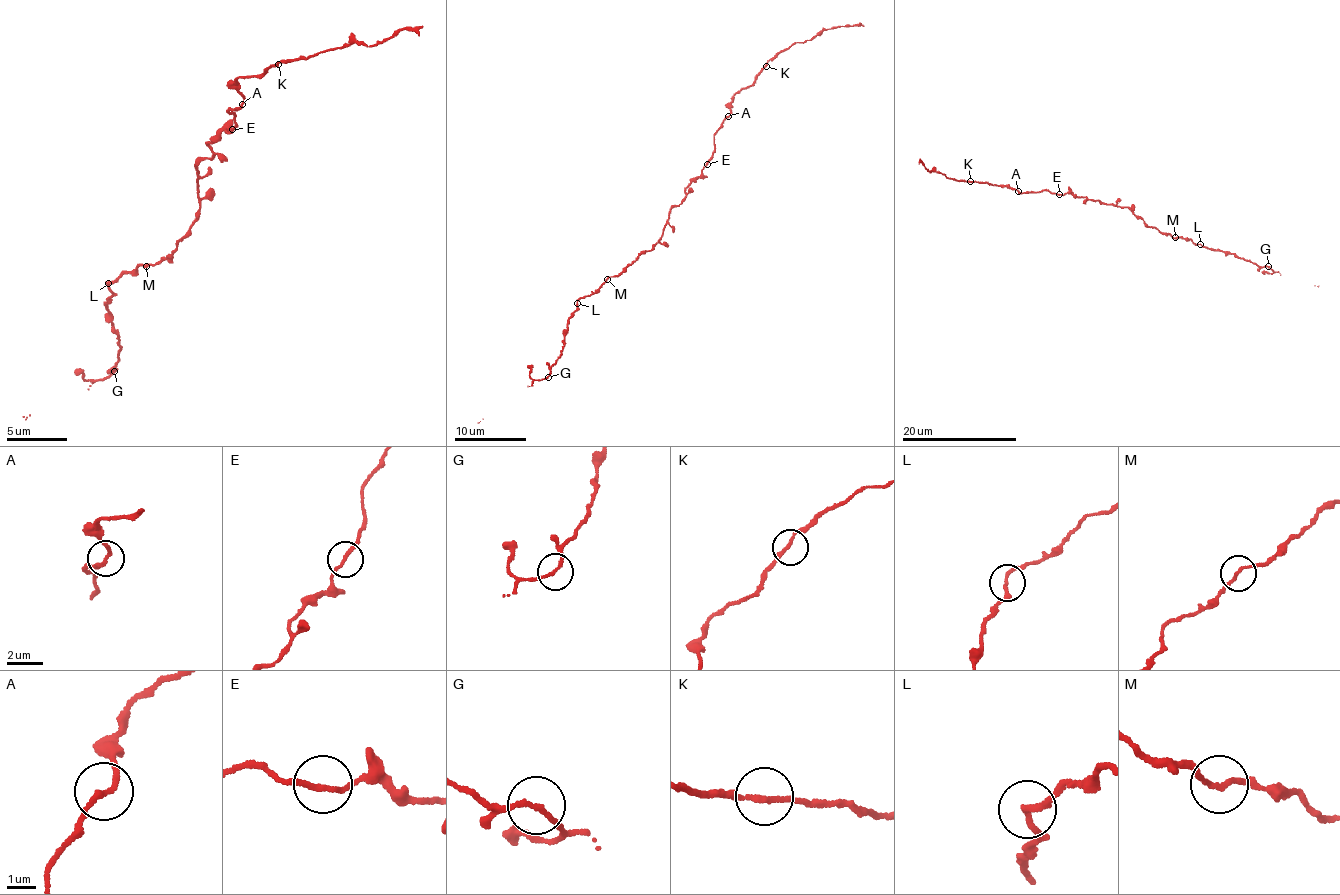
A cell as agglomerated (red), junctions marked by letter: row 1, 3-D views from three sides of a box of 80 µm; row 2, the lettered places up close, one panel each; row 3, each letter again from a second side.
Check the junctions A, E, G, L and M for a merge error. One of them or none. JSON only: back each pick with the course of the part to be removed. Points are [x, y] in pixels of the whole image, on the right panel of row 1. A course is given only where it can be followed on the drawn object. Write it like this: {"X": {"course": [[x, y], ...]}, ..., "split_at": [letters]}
{"split_at": []}

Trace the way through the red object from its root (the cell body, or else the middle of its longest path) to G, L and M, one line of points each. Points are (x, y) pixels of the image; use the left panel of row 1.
G: (197, 174), (198, 213), (173, 251), (107, 282), (112, 295), (105, 306), (120, 339), (114, 371)
L: (197, 174), (200, 203), (198, 213), (173, 251), (158, 263), (121, 271), (117, 279), (108, 283)
M: (197, 174), (200, 203), (194, 221), (167, 257), (146, 266)

